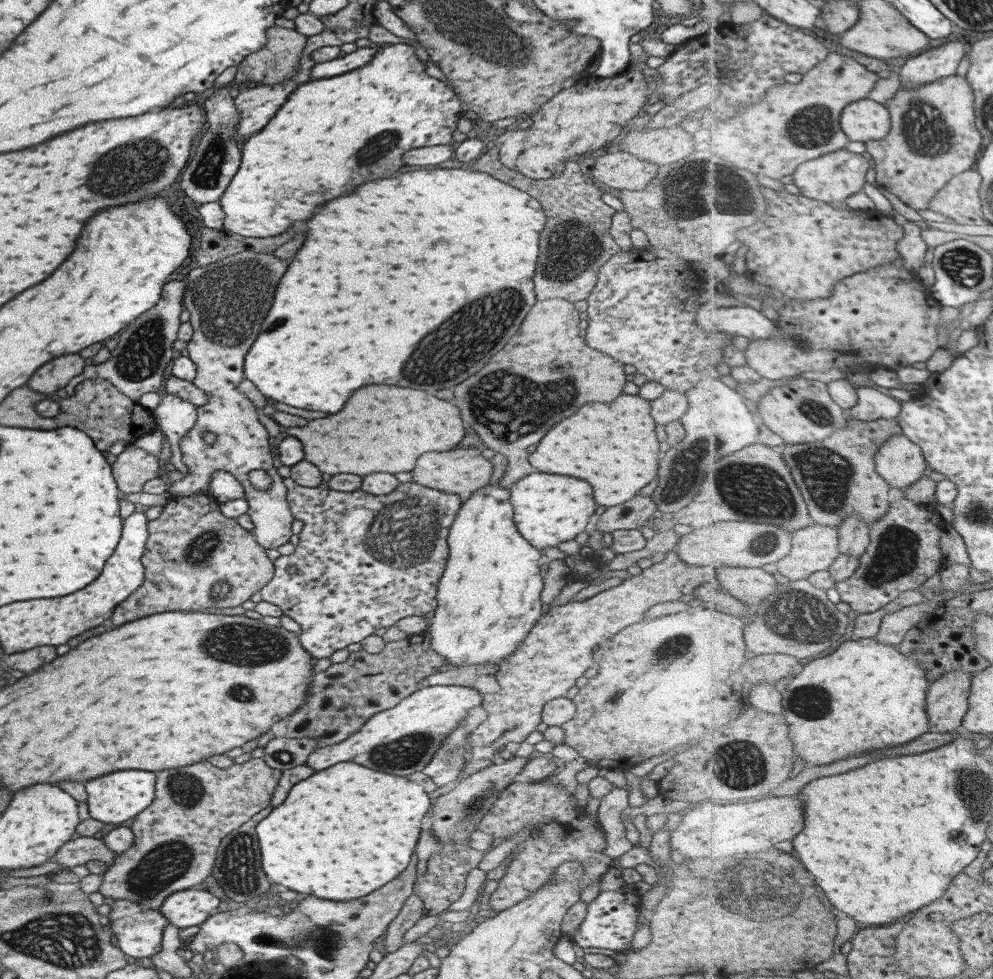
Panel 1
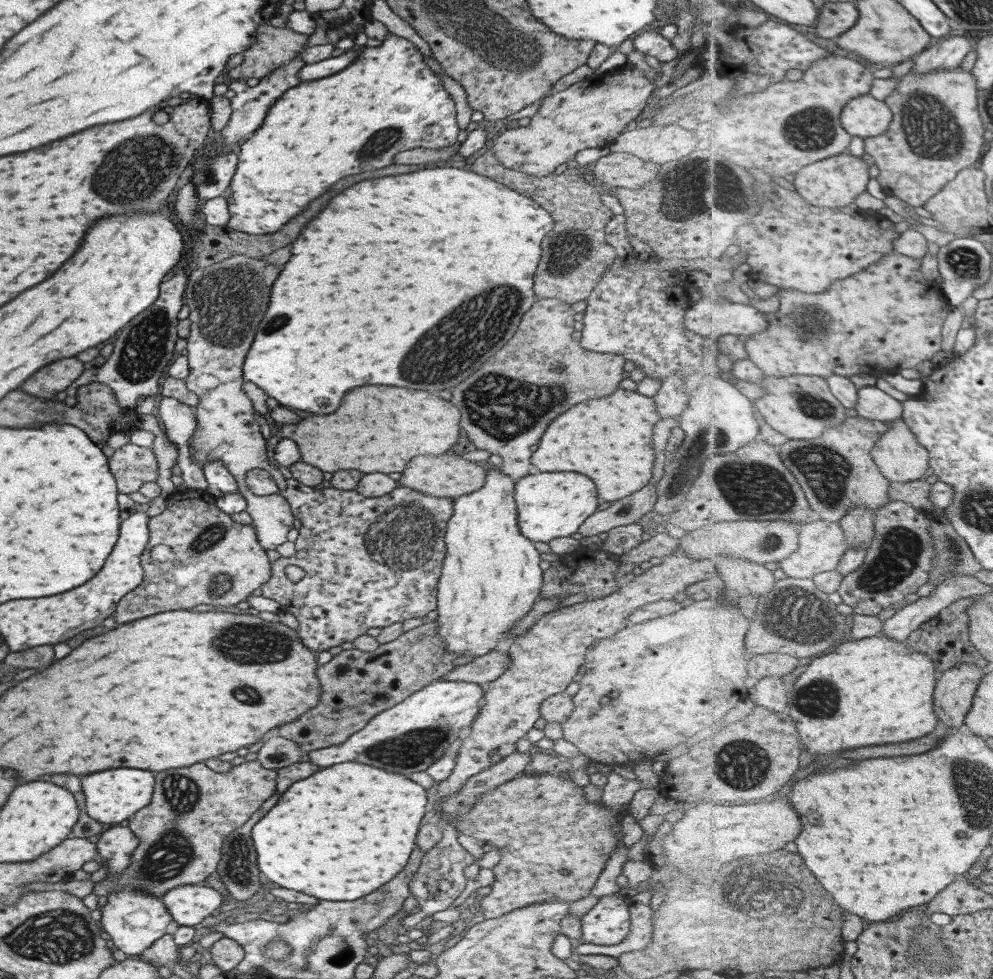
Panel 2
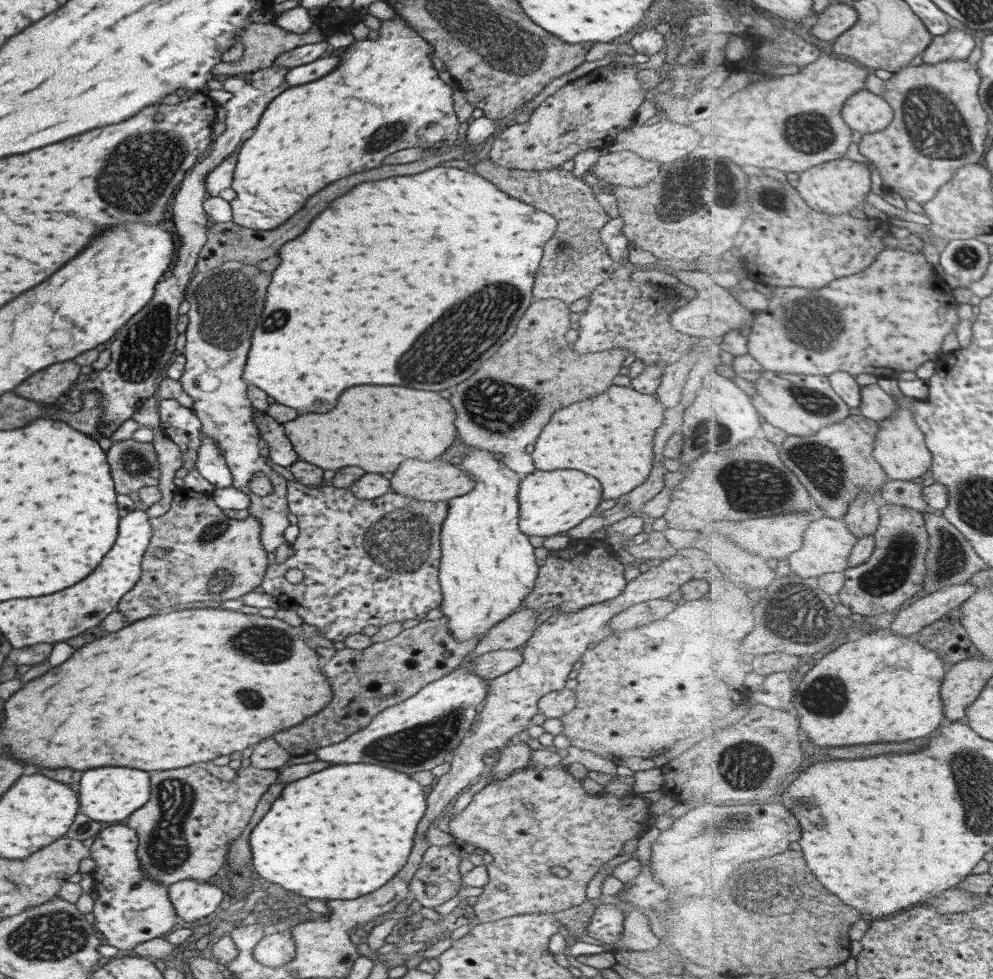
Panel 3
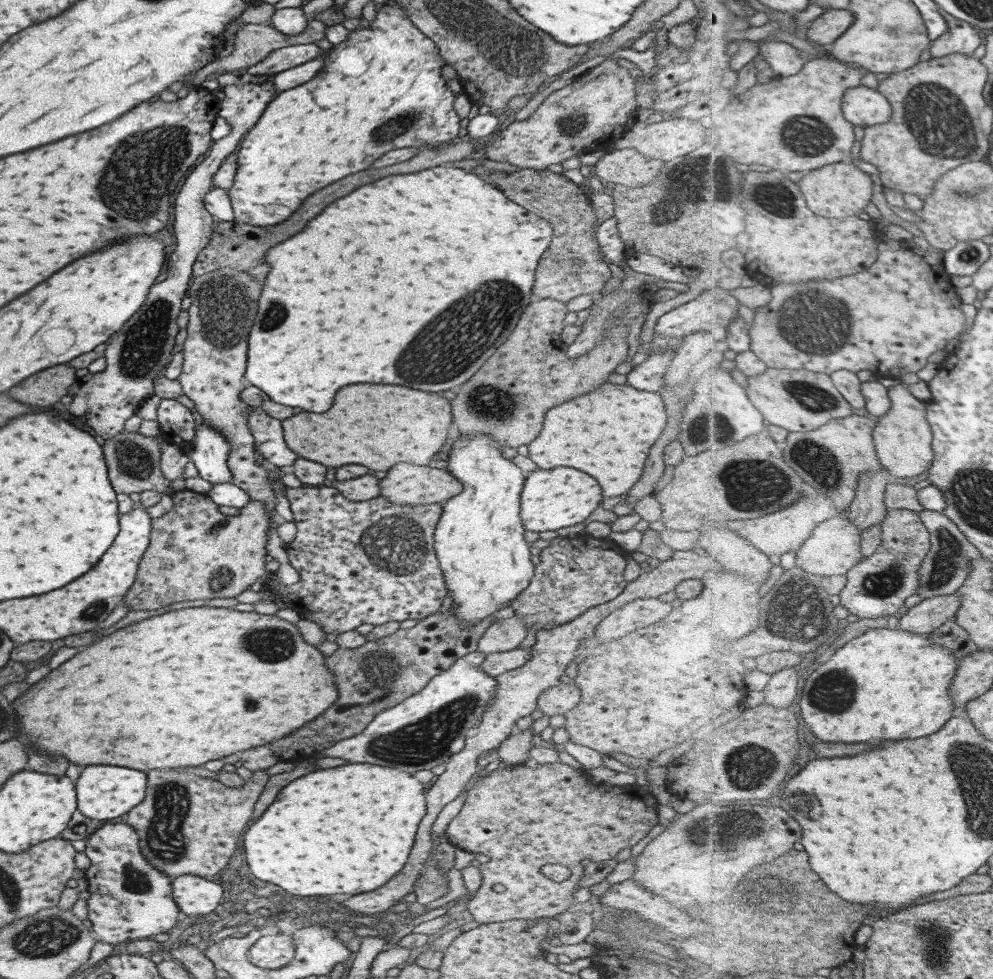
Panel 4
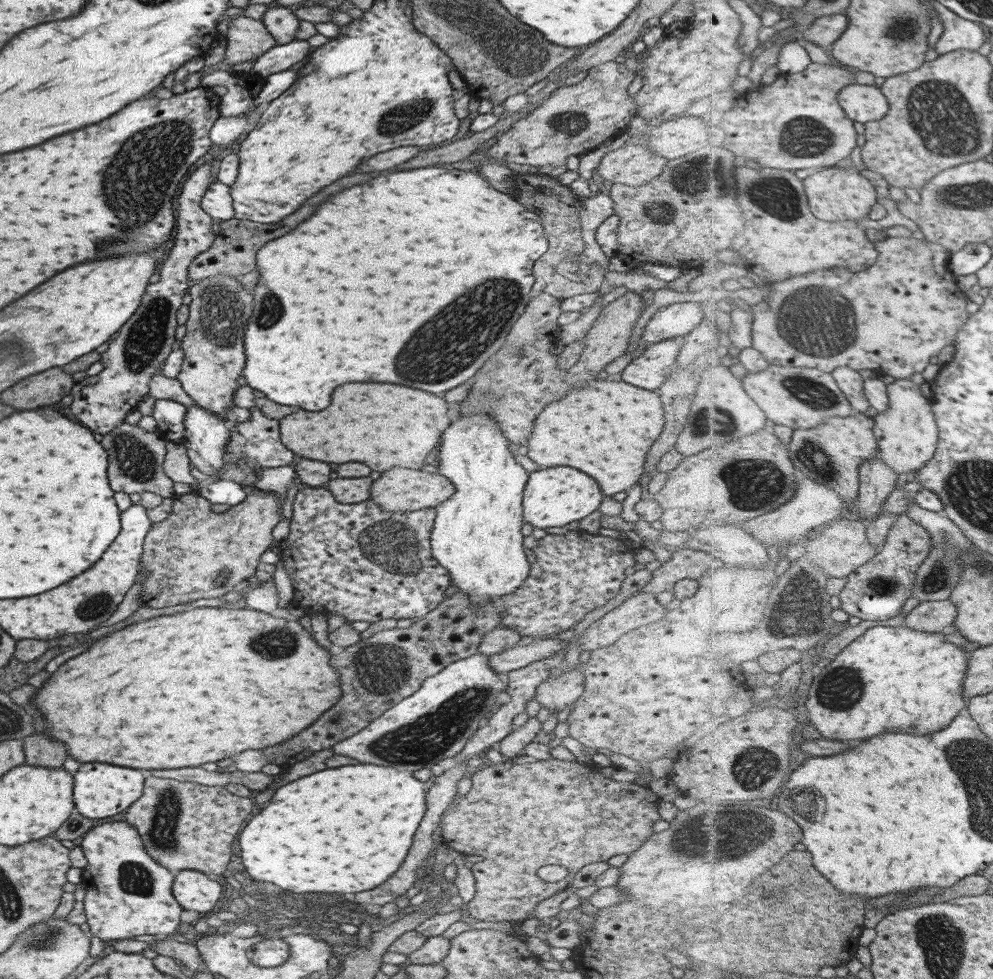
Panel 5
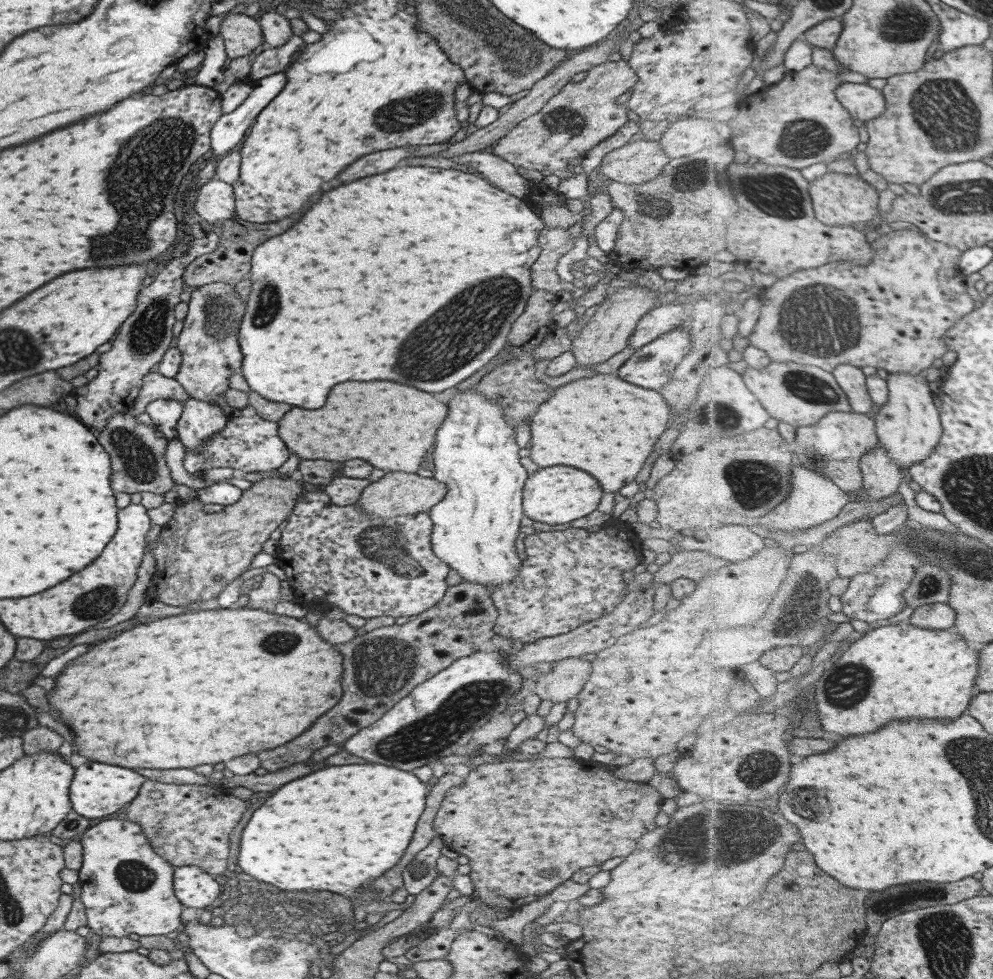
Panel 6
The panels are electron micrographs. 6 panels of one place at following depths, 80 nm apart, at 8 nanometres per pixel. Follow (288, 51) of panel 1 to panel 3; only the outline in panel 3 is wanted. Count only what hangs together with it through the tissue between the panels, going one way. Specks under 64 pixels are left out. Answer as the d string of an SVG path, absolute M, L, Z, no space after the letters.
M319 22L311 25L311 28L304 32L303 34L293 34L292 32L287 32L277 25L269 23L249 23L244 31L240 34L241 46L243 46L243 54L239 56L239 60L233 63L219 62L215 64L212 68L212 74L217 77L233 77L235 75L243 76L247 72L250 74L253 71L258 71L259 69L264 69L265 67L271 66L273 60L287 52L287 50L293 50L292 48L297 48L297 46L303 46L303 44L313 44L319 41L325 40L326 35L321 30Z

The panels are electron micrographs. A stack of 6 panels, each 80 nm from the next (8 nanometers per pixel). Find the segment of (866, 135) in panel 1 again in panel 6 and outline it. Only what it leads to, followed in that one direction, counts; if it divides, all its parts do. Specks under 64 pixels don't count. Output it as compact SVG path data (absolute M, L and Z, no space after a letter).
M841 83L837 87L836 95L852 117L863 122L881 116L886 109L883 90L873 88L868 83Z

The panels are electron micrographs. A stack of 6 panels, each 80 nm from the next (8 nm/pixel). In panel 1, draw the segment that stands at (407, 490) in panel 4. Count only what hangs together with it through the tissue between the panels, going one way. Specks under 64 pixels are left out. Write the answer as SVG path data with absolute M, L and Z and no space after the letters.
M468 446L457 450L447 450L447 452L423 454L417 458L413 470L409 472L411 474L410 481L433 490L464 497L478 488L484 487L489 482L493 466L490 460L479 455L480 451L481 447Z

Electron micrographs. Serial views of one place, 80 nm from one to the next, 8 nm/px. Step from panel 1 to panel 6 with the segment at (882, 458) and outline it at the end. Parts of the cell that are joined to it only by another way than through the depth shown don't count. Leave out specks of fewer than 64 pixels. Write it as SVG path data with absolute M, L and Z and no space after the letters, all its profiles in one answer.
M890 373L887 377L889 400L880 407L875 417L876 428L884 448L899 468L910 469L934 454L942 441L943 425L941 408L935 404L933 390L926 377L913 373Z

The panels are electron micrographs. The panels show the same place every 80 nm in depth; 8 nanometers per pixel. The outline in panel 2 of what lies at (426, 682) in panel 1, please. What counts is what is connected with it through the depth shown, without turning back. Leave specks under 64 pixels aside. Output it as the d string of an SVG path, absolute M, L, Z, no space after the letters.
M491 651L473 658L469 663L456 666L437 681L449 680L475 684L495 681L505 672L510 658L506 651Z

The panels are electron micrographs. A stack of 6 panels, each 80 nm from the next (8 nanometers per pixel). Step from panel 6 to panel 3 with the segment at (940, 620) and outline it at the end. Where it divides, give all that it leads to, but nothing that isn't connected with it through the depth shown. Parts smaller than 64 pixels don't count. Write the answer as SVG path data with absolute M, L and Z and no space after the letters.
M968 581L965 584L954 584L943 590L928 593L924 597L918 597L896 613L897 617L889 629L899 636L911 636L921 632L934 621L947 616L953 609L961 607L977 589Z

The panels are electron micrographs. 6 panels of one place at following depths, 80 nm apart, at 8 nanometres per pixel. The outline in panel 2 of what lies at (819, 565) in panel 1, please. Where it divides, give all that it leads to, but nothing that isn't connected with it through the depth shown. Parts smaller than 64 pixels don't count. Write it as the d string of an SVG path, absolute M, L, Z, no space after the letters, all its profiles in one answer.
M816 518L810 523L799 526L799 549L792 556L780 560L778 564L787 578L809 582L815 574L838 570L839 563L848 550L847 535L841 522Z

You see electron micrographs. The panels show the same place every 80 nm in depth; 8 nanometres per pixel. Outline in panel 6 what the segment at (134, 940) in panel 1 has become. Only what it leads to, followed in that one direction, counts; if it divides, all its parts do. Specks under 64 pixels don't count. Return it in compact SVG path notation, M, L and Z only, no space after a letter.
M107 819L85 829L79 838L82 863L77 871L86 926L97 936L174 934L181 927L181 903L173 896L172 870L156 854L139 824Z

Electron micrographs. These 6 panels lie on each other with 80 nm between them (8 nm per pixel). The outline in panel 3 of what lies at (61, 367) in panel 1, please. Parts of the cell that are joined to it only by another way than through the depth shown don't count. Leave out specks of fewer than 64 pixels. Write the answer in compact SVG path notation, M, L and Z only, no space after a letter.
M61 362L43 368L43 372L35 372L11 392L27 400L35 400L35 403L56 404L57 397L66 394L78 376L79 366L73 362Z

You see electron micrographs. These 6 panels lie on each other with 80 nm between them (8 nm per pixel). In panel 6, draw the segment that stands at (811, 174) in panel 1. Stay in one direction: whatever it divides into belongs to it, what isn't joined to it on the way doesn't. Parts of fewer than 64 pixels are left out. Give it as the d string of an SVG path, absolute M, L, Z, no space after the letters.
M829 170L823 176L811 180L810 193L816 217L830 226L855 226L859 222L873 220L879 213L879 191L871 188L858 174L843 174Z

